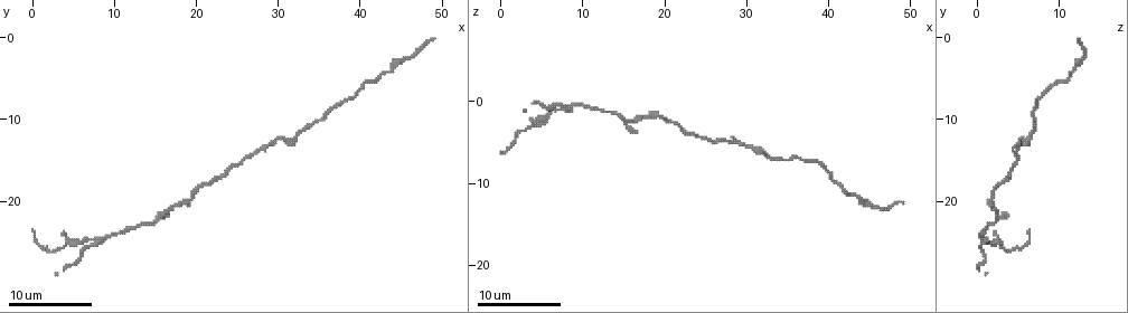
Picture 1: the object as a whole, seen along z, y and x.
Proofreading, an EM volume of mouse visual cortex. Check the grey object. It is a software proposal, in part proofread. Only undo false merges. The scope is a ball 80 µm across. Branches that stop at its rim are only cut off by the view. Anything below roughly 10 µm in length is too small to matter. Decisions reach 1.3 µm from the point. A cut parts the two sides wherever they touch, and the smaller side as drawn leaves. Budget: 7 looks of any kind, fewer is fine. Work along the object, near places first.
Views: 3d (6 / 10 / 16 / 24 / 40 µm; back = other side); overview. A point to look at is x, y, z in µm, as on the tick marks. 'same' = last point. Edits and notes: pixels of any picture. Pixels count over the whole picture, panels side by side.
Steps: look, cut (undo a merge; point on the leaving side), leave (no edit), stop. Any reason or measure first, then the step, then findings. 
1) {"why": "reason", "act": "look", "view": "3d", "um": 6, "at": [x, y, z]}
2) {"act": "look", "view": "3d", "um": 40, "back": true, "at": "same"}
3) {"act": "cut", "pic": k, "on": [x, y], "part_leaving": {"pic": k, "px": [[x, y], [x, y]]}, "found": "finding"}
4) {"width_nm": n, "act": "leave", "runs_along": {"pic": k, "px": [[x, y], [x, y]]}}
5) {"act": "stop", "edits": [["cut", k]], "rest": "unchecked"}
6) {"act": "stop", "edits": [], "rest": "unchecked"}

{"why": "sudden change in width", "act": "look", "view": "3d", "um": 6, "at": [32.0, 12.0, 6.0]}

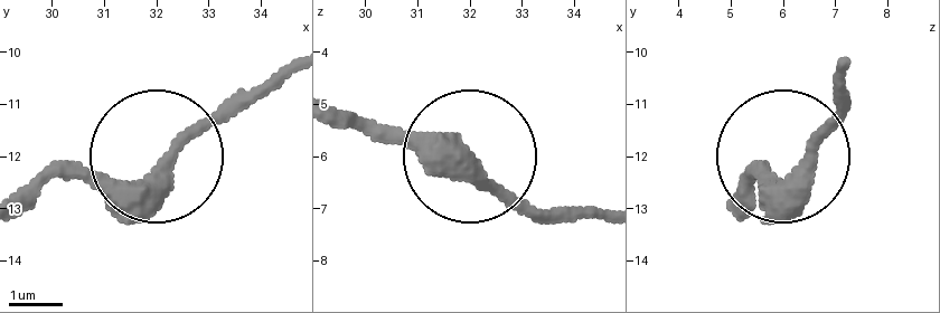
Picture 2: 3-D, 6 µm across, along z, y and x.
{"act": "look", "view": "3d", "um": 6, "back": true, "at": [32.05, 12.35, 6.35]}

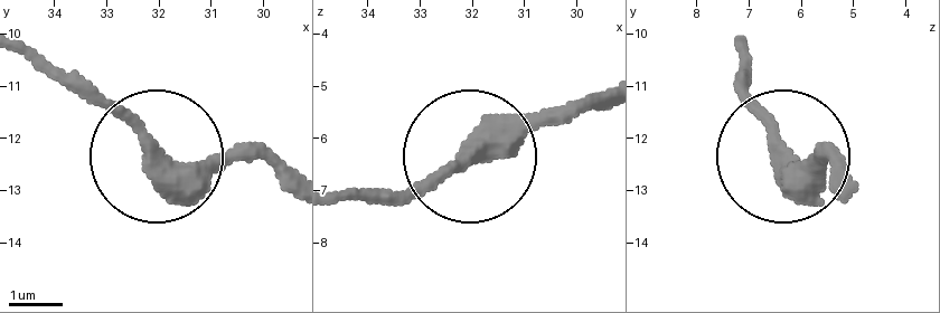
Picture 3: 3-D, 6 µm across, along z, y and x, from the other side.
{"act": "leave", "found": "continuous, no second neuron"}

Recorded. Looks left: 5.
{"why": "thick turns thin", "act": "look", "view": "3d", "um": 10, "at": [11.5, 23.5, 1.0]}

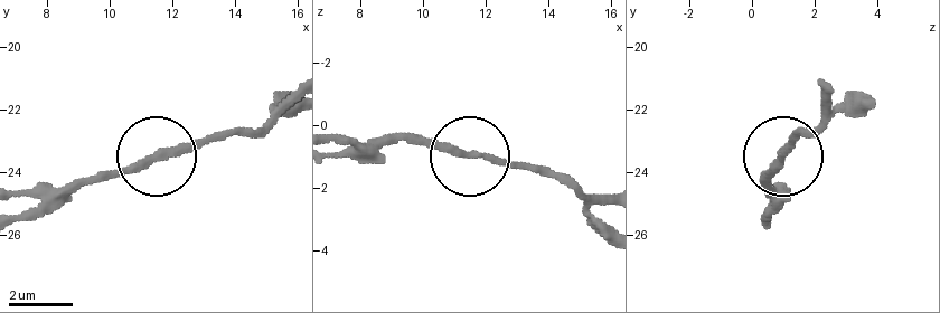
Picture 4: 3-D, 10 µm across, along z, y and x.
{"act": "look", "view": "3d", "um": 10, "back": true, "at": [11.8, 23.3, 1.0]}

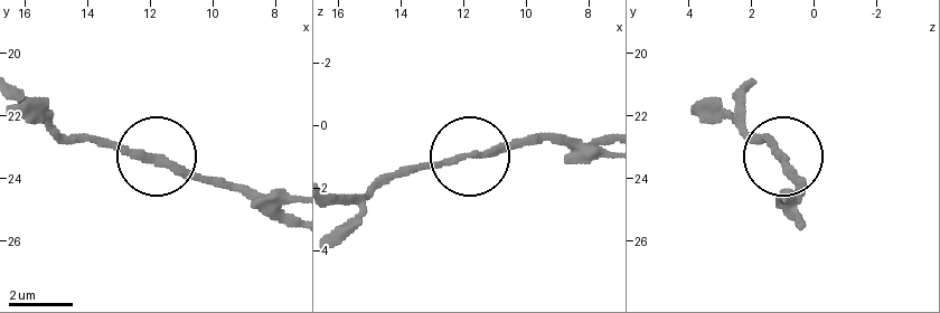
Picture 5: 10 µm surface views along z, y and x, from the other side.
{"width_nm": 210, "act": "leave", "runs_along": {"pic": 5, "px": [[334, 197], [366, 197], [398, 176], [454, 157], [539, 141]]}, "found": "one neuron here"}

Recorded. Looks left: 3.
{"why": "two arms in line, one across", "act": "look", "view": "3d", "um": 6, "at": [19.0, 19.5, 2.0]}

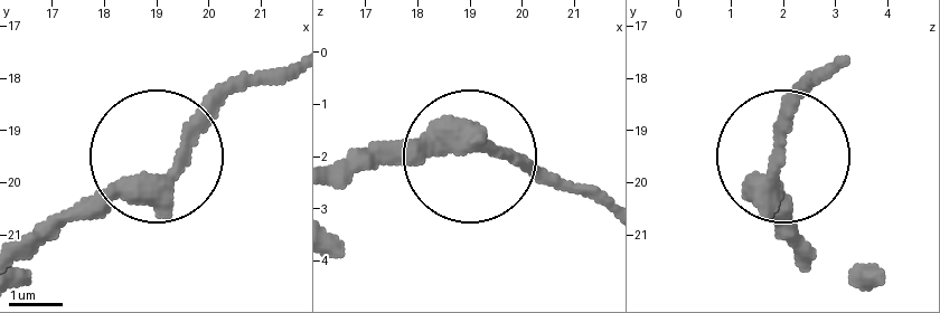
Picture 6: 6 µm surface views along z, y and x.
{"act": "look", "view": "3d", "um": 6, "back": true, "at": [19.40, 19.65, 1.80]}

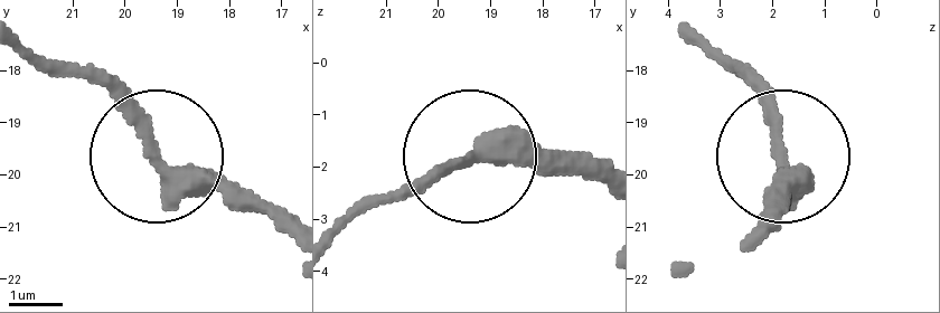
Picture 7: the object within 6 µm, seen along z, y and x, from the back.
{"width_nm": 230, "act": "leave", "runs_along": {"pic": 7, "px": [[19, 32], [100, 86], [153, 152], [221, 174], [282, 228]]}, "found": "continuous, no second neuron"}

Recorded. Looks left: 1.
{"act": "stop", "edits": [], "rest": "unchecked"}

